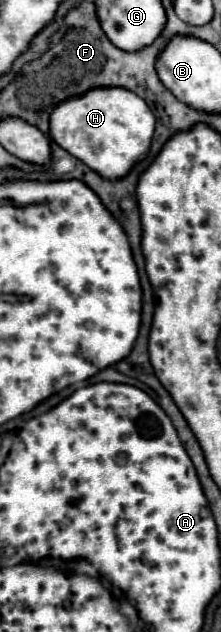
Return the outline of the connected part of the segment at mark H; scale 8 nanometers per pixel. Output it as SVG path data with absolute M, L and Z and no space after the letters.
M120 87L88 89L84 97L72 97L72 101L56 105L50 115L50 137L104 179L124 177L148 153L152 135L154 115L146 101Z

